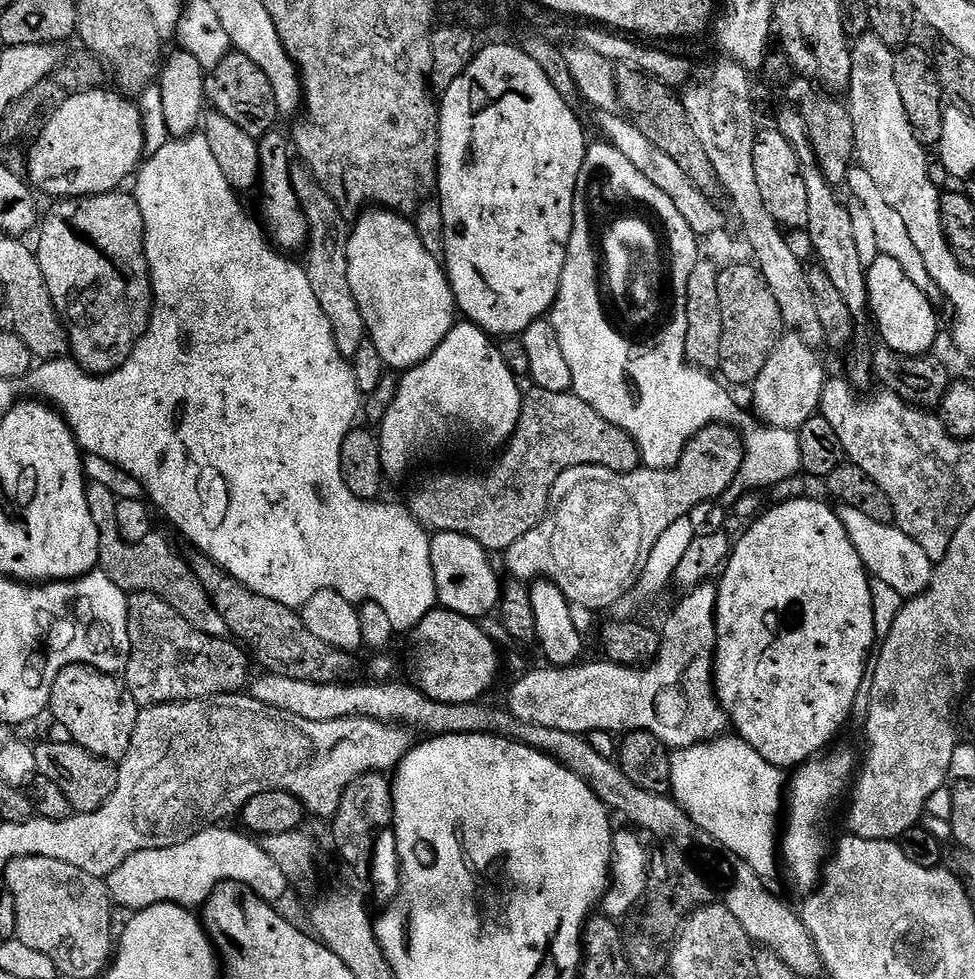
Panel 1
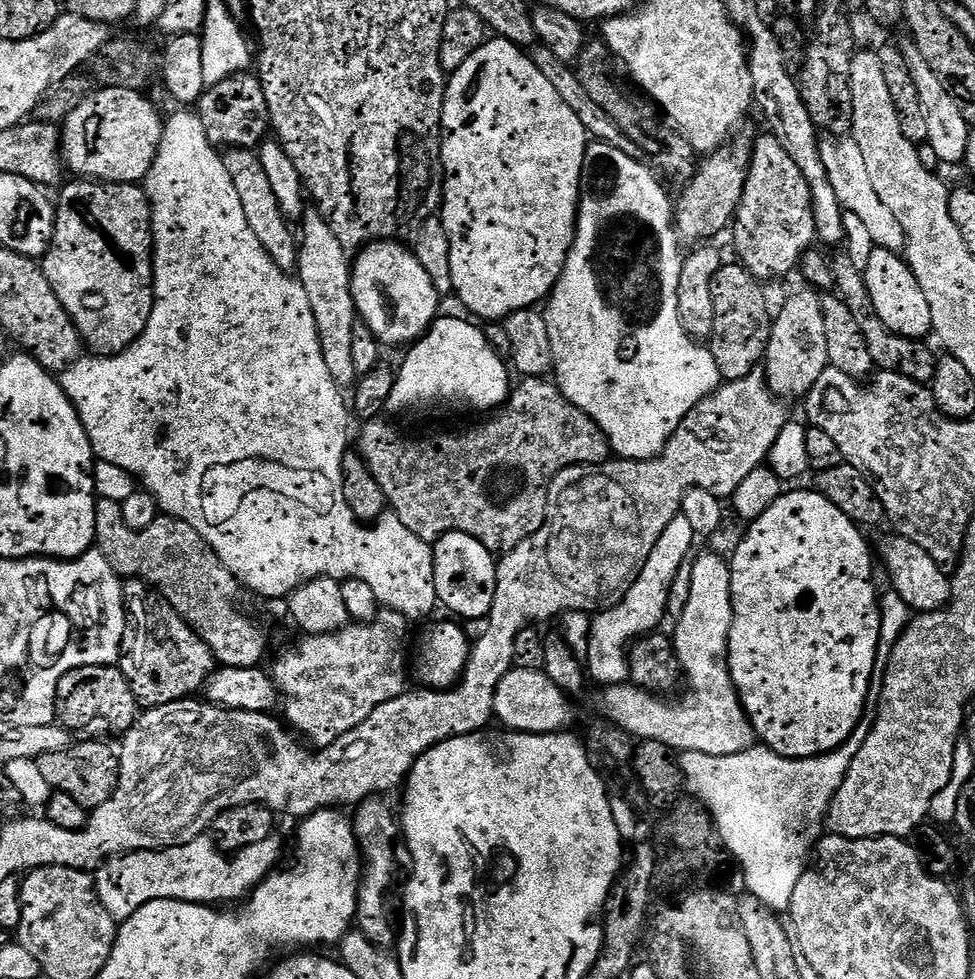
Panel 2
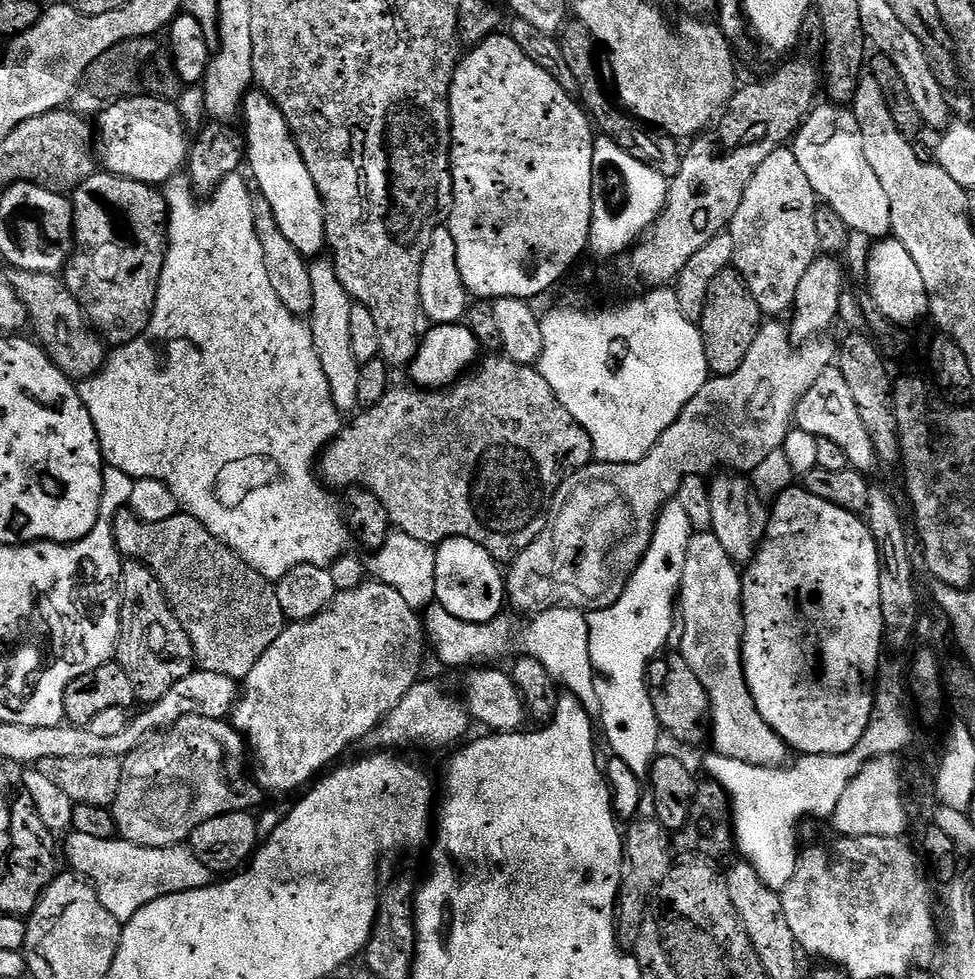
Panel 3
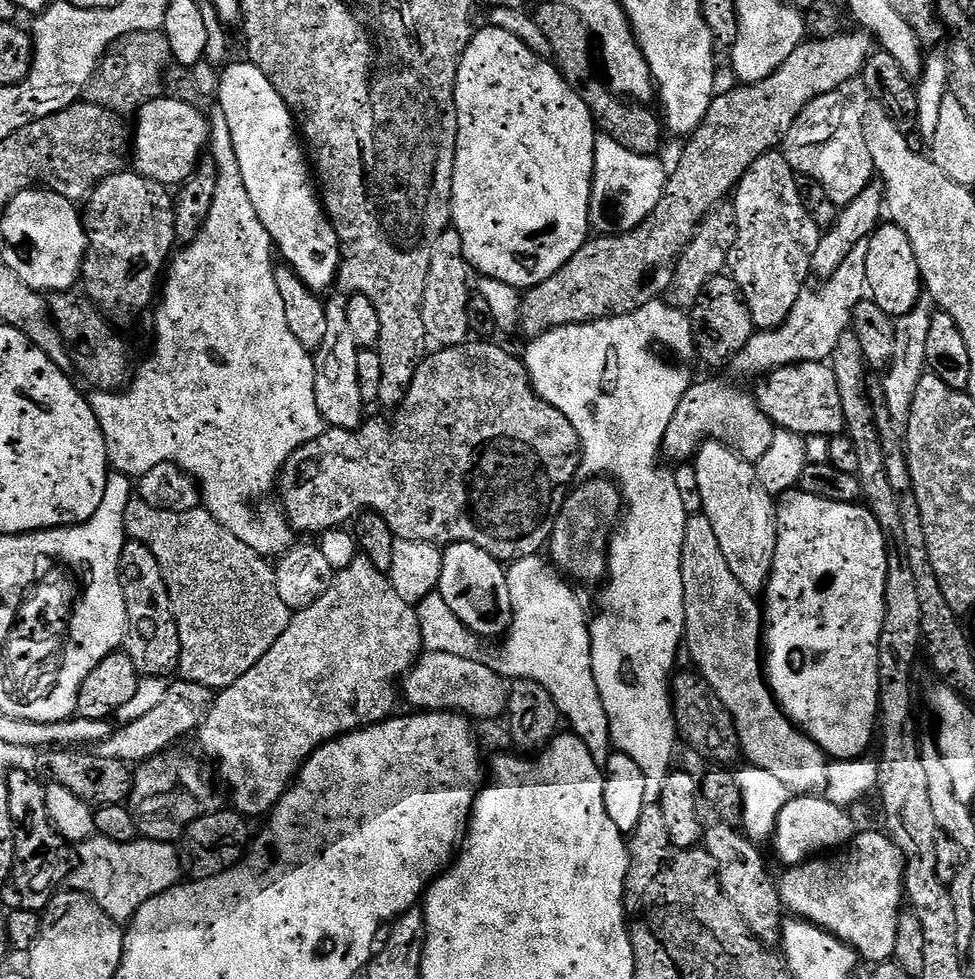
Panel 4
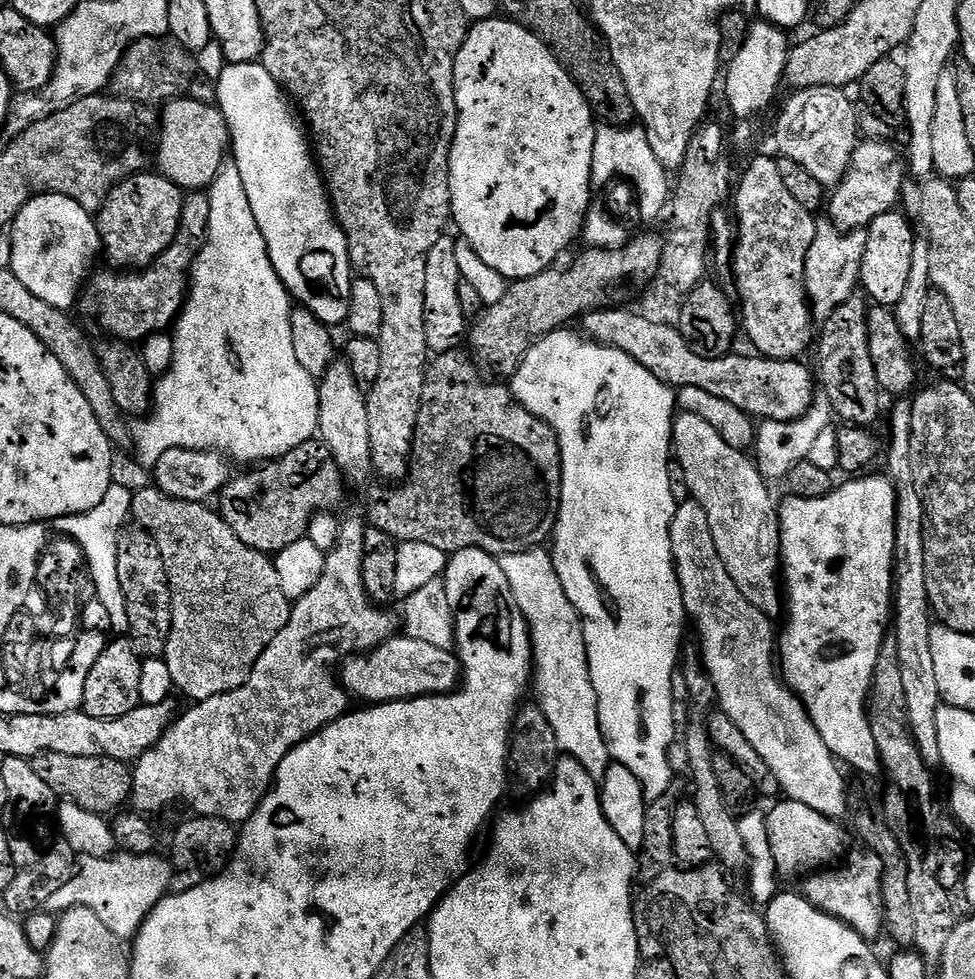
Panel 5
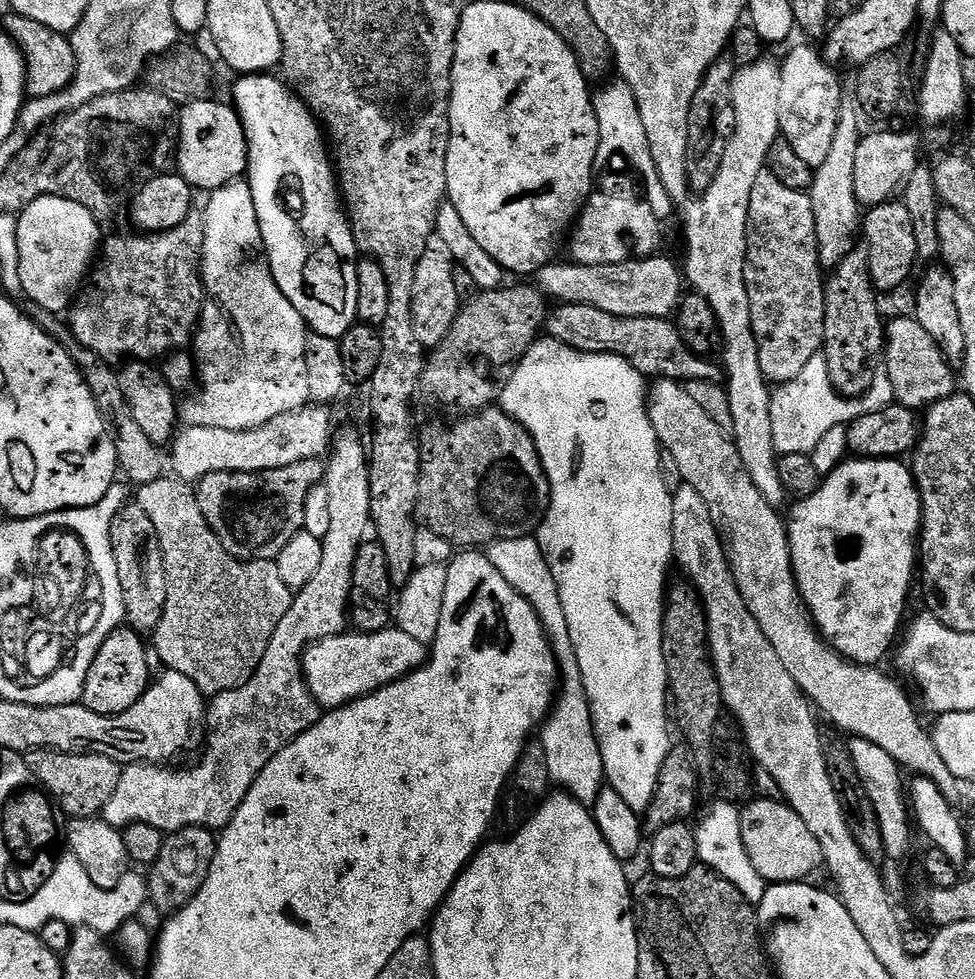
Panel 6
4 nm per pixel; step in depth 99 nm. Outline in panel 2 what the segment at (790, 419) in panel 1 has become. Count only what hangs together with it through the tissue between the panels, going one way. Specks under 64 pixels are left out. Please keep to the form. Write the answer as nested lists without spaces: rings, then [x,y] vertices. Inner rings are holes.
[[[816,290],[803,291],[794,293],[781,306],[780,312],[778,308],[775,313],[770,342],[762,361],[762,371],[768,381],[768,389],[777,398],[783,398],[788,402],[791,402],[795,396],[800,396],[800,398],[807,397],[808,391],[814,386],[814,382],[818,382],[820,375],[830,367],[828,355],[826,354],[826,318],[822,310],[821,293]]]

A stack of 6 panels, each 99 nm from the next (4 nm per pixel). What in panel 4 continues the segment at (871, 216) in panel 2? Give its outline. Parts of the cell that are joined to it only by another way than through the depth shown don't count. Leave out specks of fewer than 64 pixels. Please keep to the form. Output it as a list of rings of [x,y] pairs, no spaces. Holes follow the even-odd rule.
[[[839,91],[822,94],[822,98],[814,98],[814,102],[810,102],[802,110],[794,126],[790,126],[782,145],[784,157],[790,162],[793,172],[800,176],[812,176],[814,182],[820,184],[826,194],[830,194],[830,202],[837,206],[854,202],[854,198],[858,198],[858,194],[862,194],[866,185],[874,180],[870,149],[866,147],[866,134],[862,134],[861,109],[855,108],[844,95],[843,91]]]

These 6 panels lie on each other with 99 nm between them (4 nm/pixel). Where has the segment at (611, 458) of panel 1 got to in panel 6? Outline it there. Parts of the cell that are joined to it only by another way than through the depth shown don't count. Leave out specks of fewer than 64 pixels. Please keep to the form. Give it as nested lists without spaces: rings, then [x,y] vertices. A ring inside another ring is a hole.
[[[493,406],[484,408],[480,412],[474,412],[460,418],[457,424],[432,424],[428,429],[421,431],[418,436],[420,442],[420,500],[416,504],[416,514],[419,523],[425,529],[446,539],[460,550],[480,550],[492,545],[497,540],[518,539],[523,536],[531,536],[540,527],[544,516],[548,513],[550,502],[550,482],[546,478],[546,470],[542,466],[542,458],[538,454],[538,446],[534,438],[517,420],[506,415],[503,408]],[[323,459],[294,462],[294,466],[282,466],[278,470],[262,470],[261,472],[219,472],[206,474],[195,485],[198,506],[202,510],[202,518],[214,530],[218,542],[230,554],[239,560],[270,560],[276,556],[304,527],[304,507],[310,490],[321,487],[326,467]]]

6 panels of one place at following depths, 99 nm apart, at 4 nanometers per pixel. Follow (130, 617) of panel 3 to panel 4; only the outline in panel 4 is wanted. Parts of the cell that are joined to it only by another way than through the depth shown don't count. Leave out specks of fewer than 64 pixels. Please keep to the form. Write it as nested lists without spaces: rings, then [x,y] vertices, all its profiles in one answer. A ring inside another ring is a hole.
[[[128,540],[122,550],[118,570],[128,619],[123,651],[127,652],[130,662],[134,662],[141,677],[168,676],[171,672],[175,673],[180,666],[180,639],[158,558],[150,554],[146,545],[139,544],[137,540]]]

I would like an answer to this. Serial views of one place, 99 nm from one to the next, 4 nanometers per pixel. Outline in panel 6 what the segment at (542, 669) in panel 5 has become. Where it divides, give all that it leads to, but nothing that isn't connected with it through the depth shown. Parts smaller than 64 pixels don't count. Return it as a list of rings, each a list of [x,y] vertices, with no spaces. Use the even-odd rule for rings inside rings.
[[[535,535],[497,540],[487,547],[486,555],[491,565],[530,602],[530,606],[534,606],[552,644],[552,652],[556,655],[562,679],[558,684],[554,707],[538,732],[538,742],[546,750],[550,778],[557,789],[563,790],[582,805],[592,806],[606,784],[604,763],[590,714],[590,702],[586,698],[582,674],[578,670],[578,658],[574,658],[574,646],[566,626],[566,610],[562,610],[562,598],[558,598],[558,582],[554,582],[554,574],[550,574],[550,566],[546,566],[546,558]]]

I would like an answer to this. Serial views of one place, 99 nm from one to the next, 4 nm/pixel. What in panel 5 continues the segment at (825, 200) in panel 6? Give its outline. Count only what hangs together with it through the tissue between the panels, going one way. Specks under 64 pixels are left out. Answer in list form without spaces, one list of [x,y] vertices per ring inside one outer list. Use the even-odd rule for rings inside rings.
[[[828,218],[817,223],[814,242],[806,254],[804,275],[804,290],[808,293],[808,302],[817,321],[828,320],[834,310],[838,310],[838,306],[842,306],[842,302],[850,299],[860,288],[860,271],[862,258],[866,254],[867,237],[867,231],[862,228],[841,232]]]

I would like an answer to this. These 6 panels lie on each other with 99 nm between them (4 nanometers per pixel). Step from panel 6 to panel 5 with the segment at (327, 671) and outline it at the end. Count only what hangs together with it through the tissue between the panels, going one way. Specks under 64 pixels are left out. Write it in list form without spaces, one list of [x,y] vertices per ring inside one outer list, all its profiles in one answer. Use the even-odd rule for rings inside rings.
[[[403,634],[393,635],[391,640],[382,642],[372,651],[349,656],[343,661],[338,672],[338,679],[349,697],[356,696],[365,705],[389,704],[392,700],[413,700],[416,696],[440,696],[443,692],[451,692],[462,679],[460,657],[455,651],[442,646],[429,646],[426,642],[418,642],[418,638],[410,638]]]

